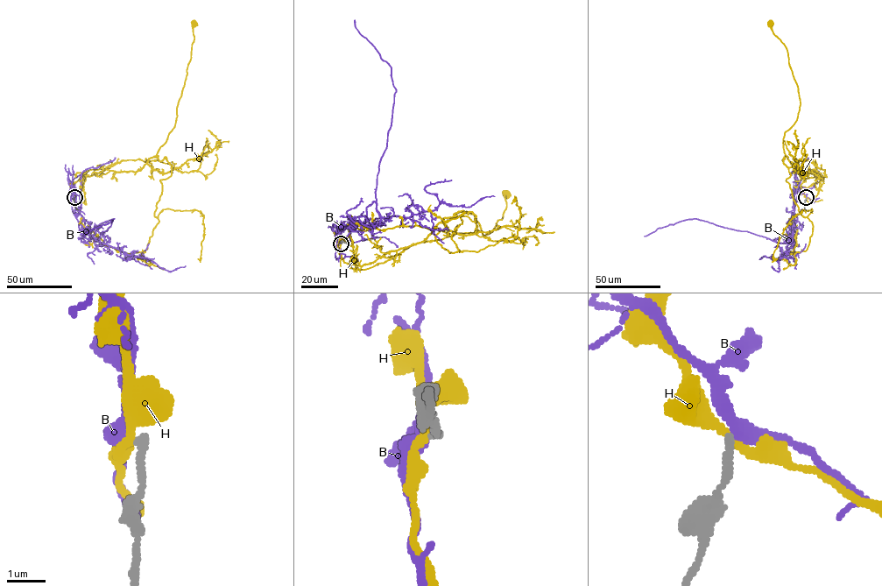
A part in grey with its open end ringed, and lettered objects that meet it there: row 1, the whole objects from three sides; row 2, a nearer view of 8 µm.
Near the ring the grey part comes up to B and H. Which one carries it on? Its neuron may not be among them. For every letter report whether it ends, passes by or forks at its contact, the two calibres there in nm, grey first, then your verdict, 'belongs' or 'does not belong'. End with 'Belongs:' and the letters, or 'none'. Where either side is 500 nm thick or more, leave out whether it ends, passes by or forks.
B: it passes by; calibres 200 and 360 nm; does not belong
H: it passes by; calibres 220 and 220 nm; does not belong
Belongs: none

